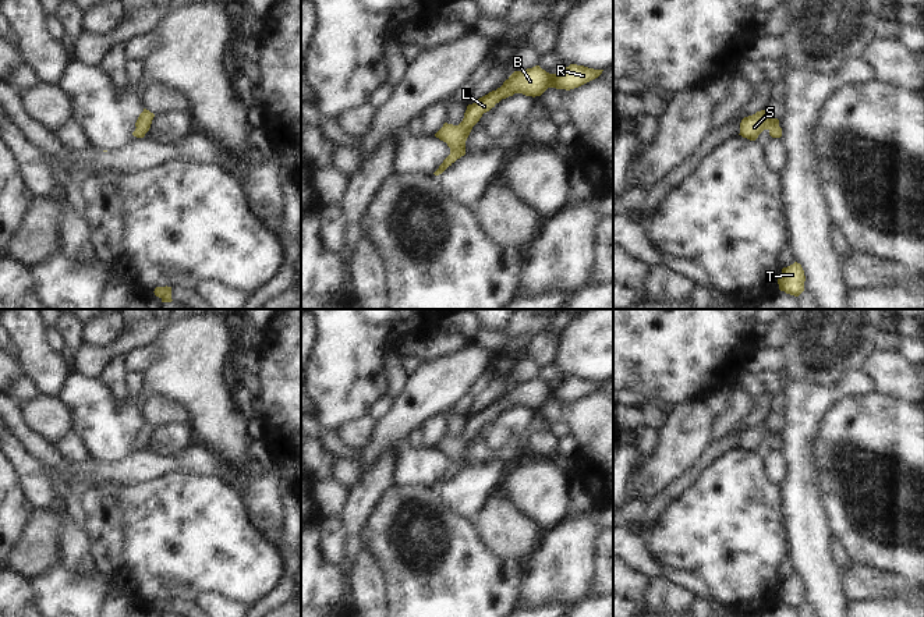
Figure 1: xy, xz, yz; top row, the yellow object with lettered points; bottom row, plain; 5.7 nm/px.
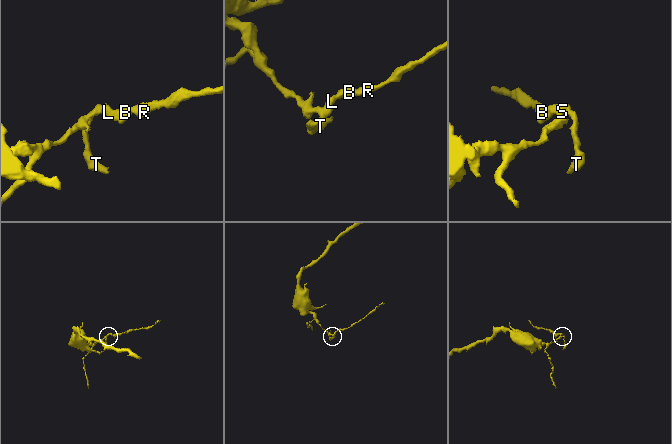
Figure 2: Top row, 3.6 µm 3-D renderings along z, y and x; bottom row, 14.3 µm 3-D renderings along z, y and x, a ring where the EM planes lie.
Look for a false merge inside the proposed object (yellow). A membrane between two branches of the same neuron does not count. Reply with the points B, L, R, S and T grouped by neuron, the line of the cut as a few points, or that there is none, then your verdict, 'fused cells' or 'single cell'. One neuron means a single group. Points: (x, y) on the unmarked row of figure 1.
groups B L R S T; cut none; single cell

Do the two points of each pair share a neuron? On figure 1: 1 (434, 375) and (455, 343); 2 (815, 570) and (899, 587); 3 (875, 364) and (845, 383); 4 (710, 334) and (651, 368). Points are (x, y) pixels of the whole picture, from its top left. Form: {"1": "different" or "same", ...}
{"1": "different", "2": "different", "3": "different", "4": "same"}

